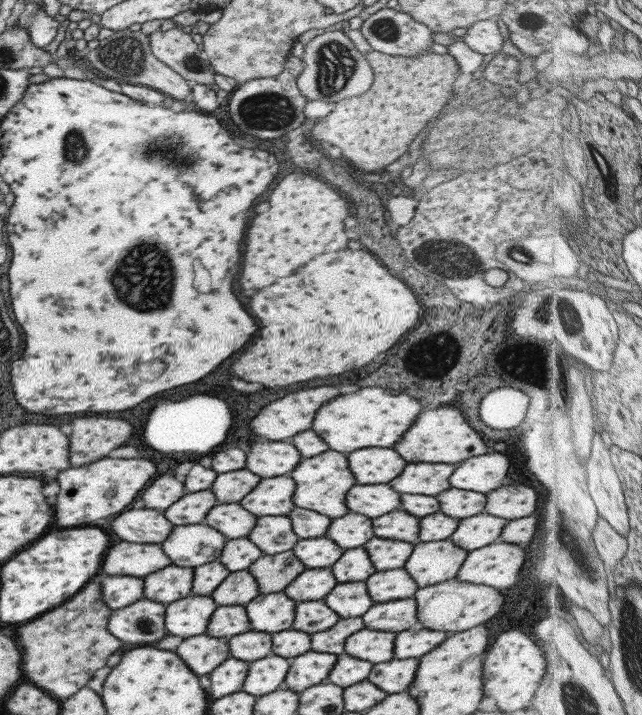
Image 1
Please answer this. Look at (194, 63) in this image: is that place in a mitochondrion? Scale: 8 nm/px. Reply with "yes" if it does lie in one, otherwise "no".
yes

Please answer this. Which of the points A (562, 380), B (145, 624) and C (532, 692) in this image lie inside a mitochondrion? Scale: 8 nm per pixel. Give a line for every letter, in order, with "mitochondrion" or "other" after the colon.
A: other
B: mitochondrion
C: other

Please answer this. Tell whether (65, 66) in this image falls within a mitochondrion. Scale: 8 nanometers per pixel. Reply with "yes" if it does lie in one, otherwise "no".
no

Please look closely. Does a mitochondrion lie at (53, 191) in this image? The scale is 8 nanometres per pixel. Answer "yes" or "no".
no

